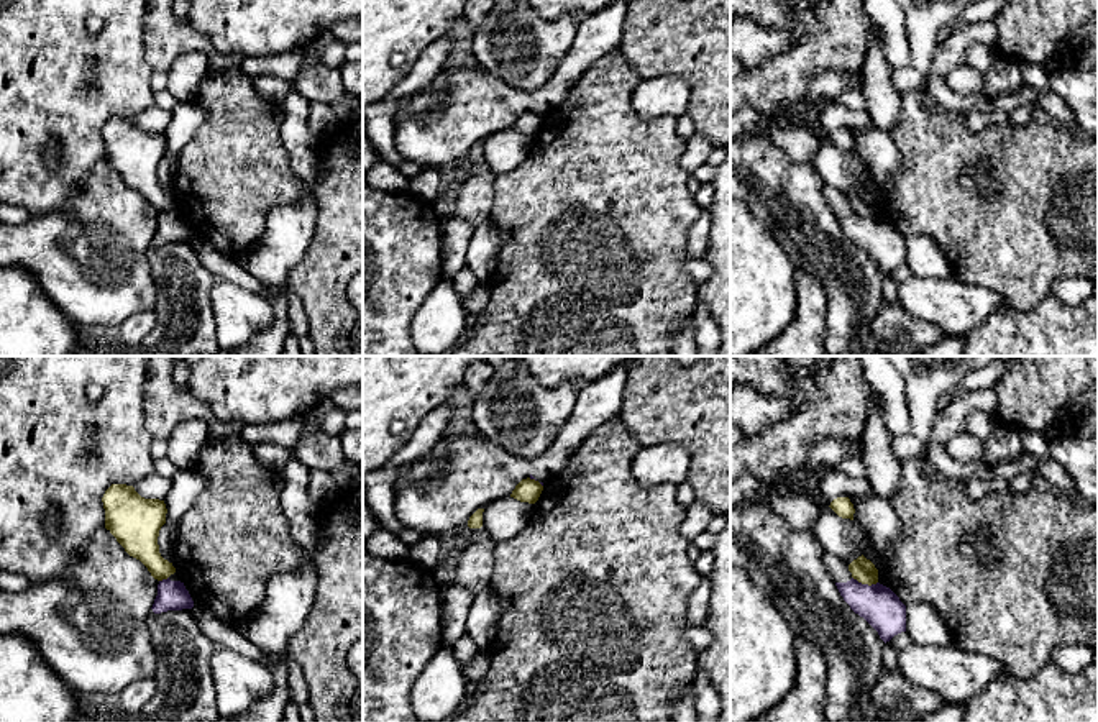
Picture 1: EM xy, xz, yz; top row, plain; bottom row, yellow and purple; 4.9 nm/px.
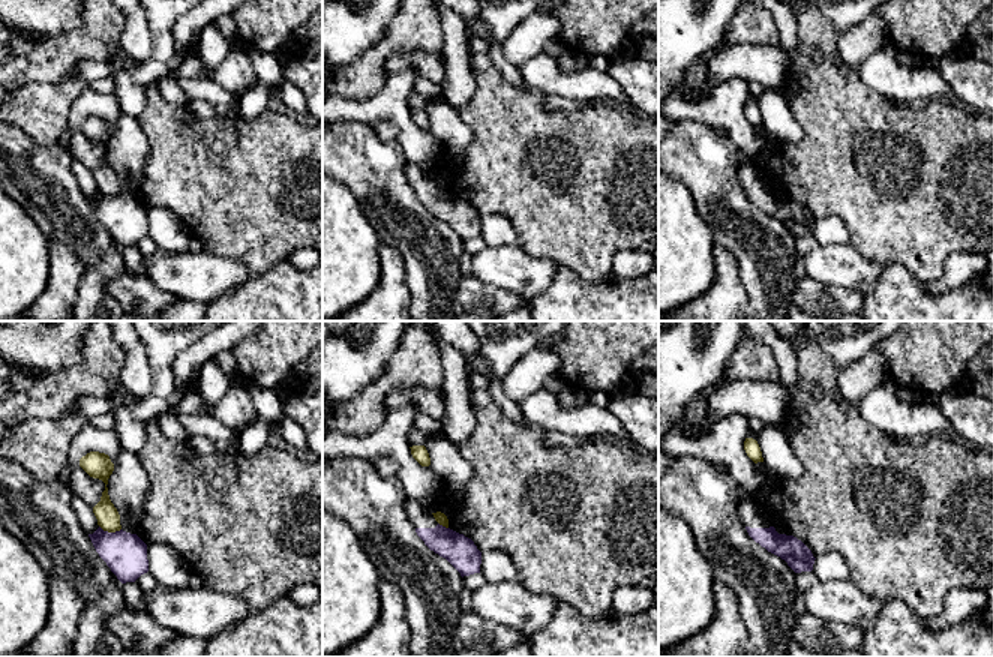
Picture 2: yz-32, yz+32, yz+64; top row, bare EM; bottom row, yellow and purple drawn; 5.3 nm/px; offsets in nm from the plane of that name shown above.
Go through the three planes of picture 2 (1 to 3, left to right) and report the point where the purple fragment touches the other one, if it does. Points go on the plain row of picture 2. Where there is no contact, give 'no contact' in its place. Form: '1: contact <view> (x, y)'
1: contact yz-32 (110, 195)
2: contact yz+32 (443, 189)
3: no contact

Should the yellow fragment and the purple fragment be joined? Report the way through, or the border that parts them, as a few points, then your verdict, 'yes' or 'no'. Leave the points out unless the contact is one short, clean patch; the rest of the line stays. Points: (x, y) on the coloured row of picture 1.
along yz (852, 576), (862, 583), (877, 583) | no

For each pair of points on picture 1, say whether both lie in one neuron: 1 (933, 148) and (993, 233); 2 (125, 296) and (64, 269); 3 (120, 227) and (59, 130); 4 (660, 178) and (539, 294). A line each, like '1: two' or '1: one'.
1: one
2: one
3: two
4: one

